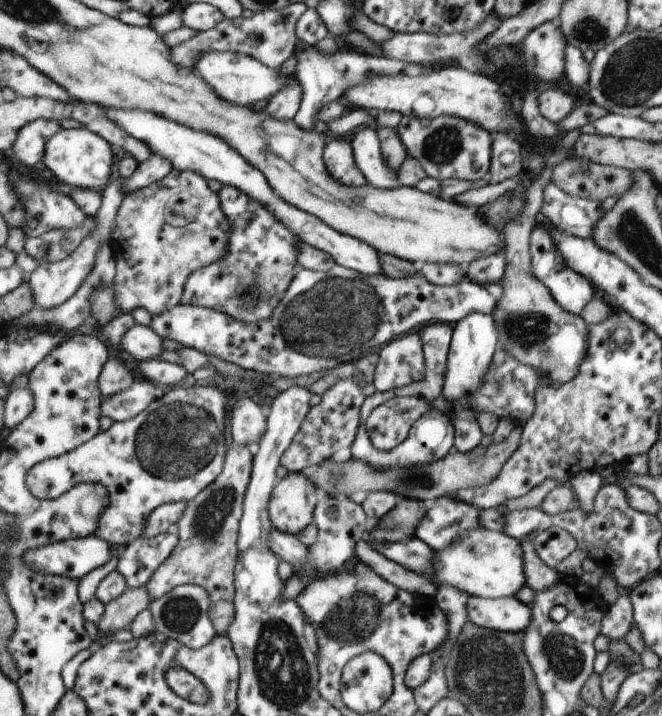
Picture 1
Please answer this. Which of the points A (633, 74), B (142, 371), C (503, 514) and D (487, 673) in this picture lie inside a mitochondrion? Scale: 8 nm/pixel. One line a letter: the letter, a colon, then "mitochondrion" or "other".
A: mitochondrion
B: other
C: other
D: mitochondrion

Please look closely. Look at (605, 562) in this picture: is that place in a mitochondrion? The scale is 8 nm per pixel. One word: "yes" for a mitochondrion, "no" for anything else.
no

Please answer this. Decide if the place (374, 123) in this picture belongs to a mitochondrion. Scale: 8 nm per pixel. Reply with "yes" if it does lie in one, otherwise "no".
no

